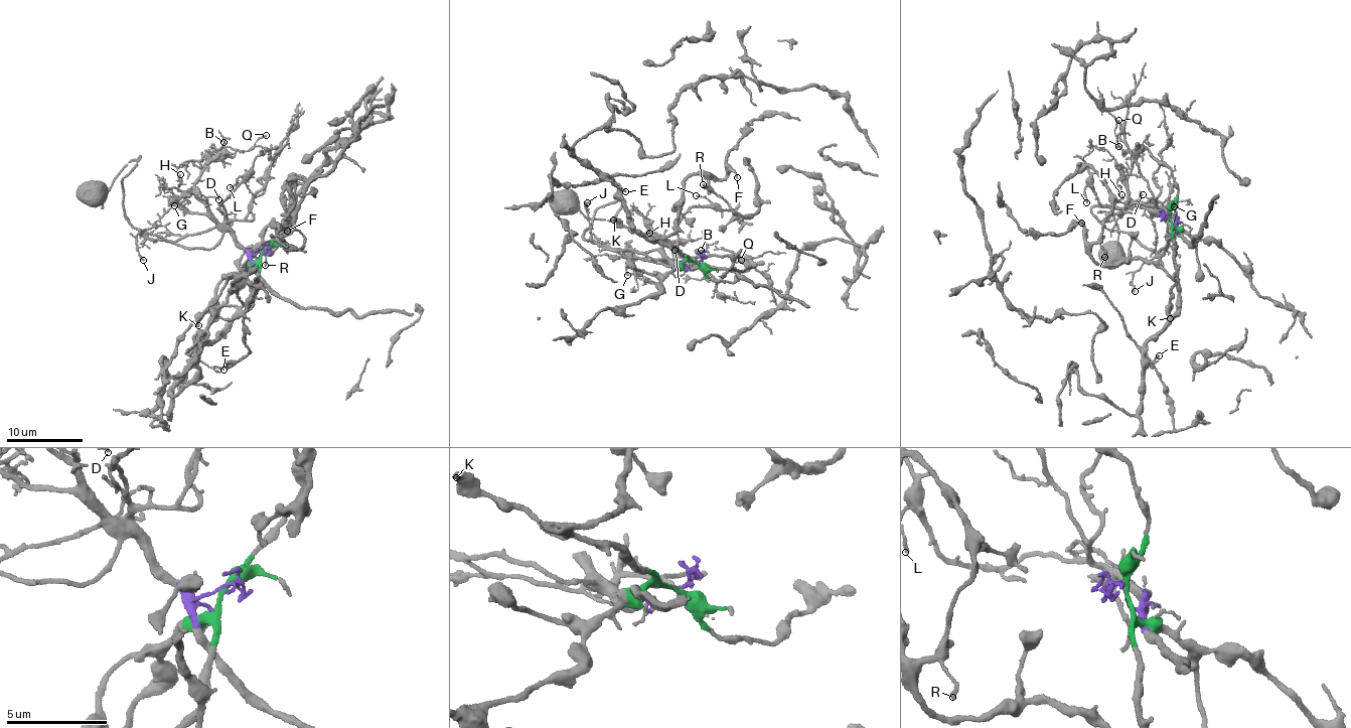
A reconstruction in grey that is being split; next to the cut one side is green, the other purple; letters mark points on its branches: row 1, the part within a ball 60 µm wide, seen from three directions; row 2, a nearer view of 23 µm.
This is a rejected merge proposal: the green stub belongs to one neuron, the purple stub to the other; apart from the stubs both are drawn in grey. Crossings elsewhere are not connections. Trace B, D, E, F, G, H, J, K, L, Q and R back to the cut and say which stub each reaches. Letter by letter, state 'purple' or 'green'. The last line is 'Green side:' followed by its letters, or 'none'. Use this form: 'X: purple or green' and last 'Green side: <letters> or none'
B: purple
D: purple
E: green
F: green
G: purple
H: purple
J: purple
K: green
L: purple
Q: purple
R: green
Green side: E, F, K, R

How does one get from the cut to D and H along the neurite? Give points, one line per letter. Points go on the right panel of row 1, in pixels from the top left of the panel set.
D: (1168, 216), (1171, 223), (1177, 219), (1166, 211), (1137, 204), (1136, 199), (1143, 194)
H: (1168, 216), (1171, 223), (1177, 219), (1166, 211), (1137, 205), (1114, 213), (1112, 208), (1122, 194)

